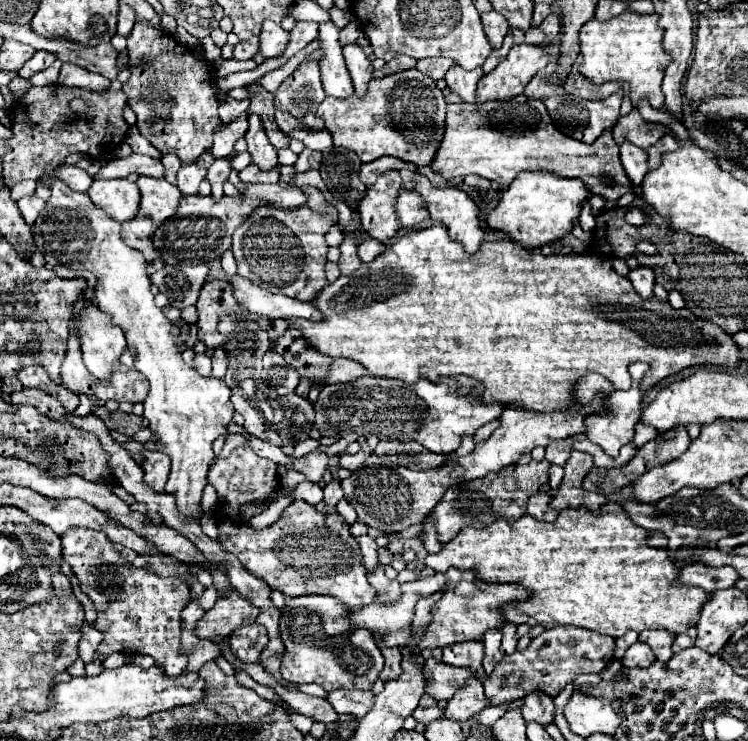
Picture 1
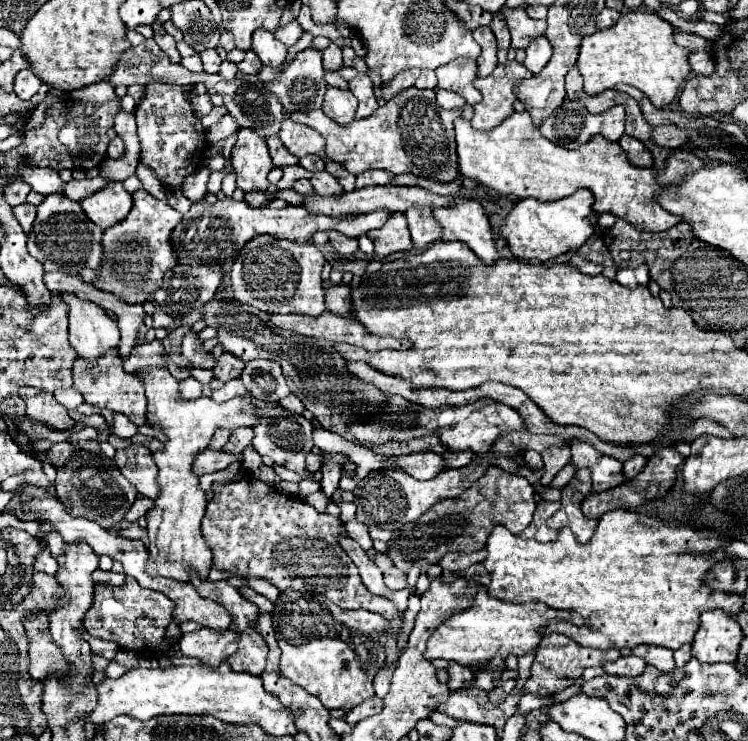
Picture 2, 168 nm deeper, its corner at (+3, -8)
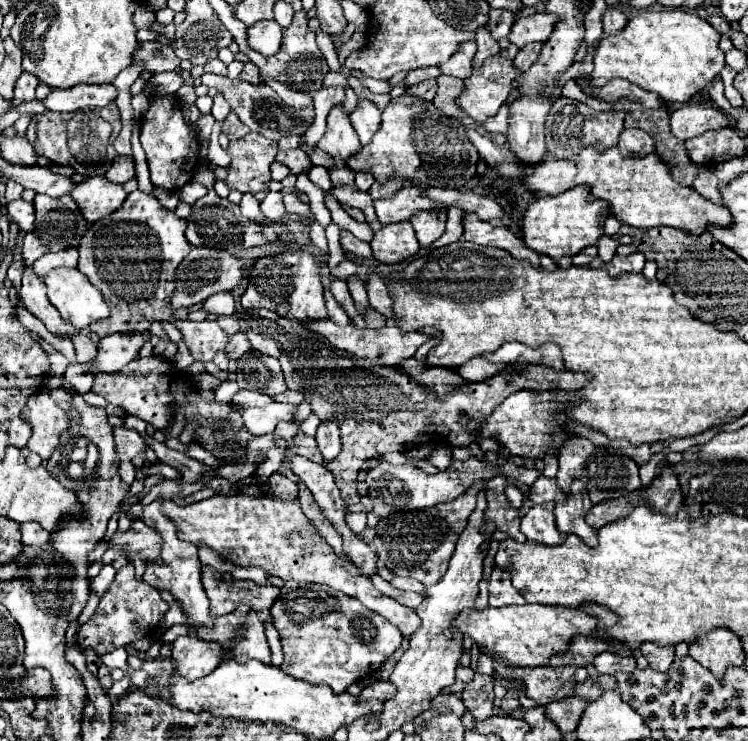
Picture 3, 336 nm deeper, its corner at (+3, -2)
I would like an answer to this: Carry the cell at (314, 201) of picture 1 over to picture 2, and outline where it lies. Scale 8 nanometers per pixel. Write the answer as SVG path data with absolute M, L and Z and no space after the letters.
M326 231L328 237L330 237L330 243L334 245L334 249L340 253L340 255L354 255L358 251L358 239L350 239L346 235L342 235L340 231Z

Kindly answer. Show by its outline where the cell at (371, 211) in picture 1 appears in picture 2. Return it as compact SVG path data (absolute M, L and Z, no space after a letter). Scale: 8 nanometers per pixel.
M390 213L388 221L380 229L372 229L366 235L374 243L374 251L378 257L388 257L390 253L412 249L404 213Z

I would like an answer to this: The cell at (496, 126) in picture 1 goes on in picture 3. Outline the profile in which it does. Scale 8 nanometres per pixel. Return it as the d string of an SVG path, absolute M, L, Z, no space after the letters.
M468 129L466 133L468 139L474 143L474 147L478 149L480 157L486 159L488 167L496 169L502 177L518 179L520 175L524 175L524 185L530 191L538 191L544 195L560 195L572 187L588 185L592 189L594 199L608 201L614 217L632 227L650 229L650 227L668 225L682 229L692 237L698 237L700 233L706 231L708 225L720 225L720 227L732 225L732 215L726 207L718 207L712 201L704 199L696 189L676 183L676 179L672 179L672 173L668 171L668 167L664 167L662 159L656 153L646 157L624 159L618 147L610 147L602 153L596 151L596 147L588 147L582 149L574 161L558 161L552 155L548 155L546 161L540 165L522 167L520 163L516 163L516 157L508 151L506 143L504 147L498 147L496 143L492 143L488 135L482 137L476 129Z

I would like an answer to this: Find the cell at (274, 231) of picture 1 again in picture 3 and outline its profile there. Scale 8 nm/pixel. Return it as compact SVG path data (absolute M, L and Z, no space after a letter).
M302 249L258 259L250 273L250 285L242 295L242 307L268 309L300 323L326 319L328 311L324 303L324 287L320 283L320 267L316 265L314 257Z

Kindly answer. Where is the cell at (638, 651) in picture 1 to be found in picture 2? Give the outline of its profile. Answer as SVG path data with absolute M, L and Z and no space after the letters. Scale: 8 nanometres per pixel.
M628 655L628 657L620 657L612 663L606 663L602 669L610 675L618 675L618 677L638 677L644 671L646 663L642 657L636 655Z

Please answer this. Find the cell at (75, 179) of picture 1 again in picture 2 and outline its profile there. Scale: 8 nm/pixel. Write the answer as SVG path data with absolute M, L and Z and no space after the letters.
M20 167L20 175L24 181L38 193L50 195L50 193L60 193L64 187L64 181L60 175L52 169L40 169L40 167Z

